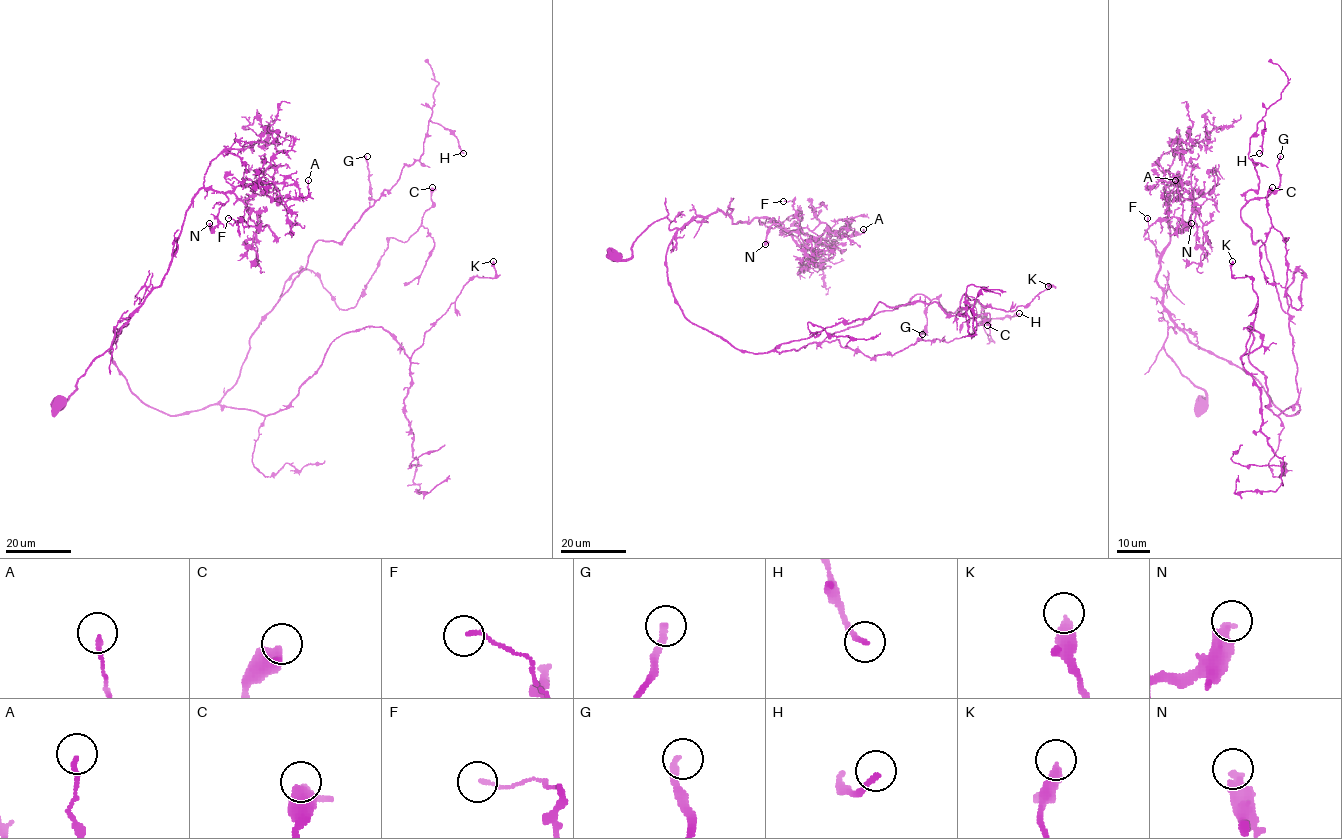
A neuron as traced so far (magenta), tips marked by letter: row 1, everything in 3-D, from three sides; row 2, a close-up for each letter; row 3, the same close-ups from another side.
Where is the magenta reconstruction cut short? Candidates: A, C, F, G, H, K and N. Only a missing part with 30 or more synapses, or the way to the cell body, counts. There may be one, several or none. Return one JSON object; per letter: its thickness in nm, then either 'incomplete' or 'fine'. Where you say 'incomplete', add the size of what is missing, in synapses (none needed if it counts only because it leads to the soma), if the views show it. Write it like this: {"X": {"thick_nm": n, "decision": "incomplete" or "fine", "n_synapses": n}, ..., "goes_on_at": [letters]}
{"A": {"thick_nm": 140, "decision": "fine"}, "C": {"thick_nm": 400, "decision": "fine"}, "F": {"thick_nm": 130, "decision": "fine"}, "G": {"thick_nm": 260, "decision": "incomplete", "n_synapses": 60}, "H": {"thick_nm": 170, "decision": "fine"}, "K": {"thick_nm": 380, "decision": "fine"}, "N": {"thick_nm": 440, "decision": "fine"}, "goes_on_at": ["G"]}

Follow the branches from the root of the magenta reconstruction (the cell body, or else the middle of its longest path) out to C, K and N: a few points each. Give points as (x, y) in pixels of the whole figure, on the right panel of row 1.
C: (1200, 406), (1170, 327), (1300, 410), (1286, 289), (1304, 273), (1297, 309), (1272, 187)
K: (1200, 406), (1170, 327), (1300, 410), (1268, 408), (1250, 327), (1262, 344), (1241, 357), (1258, 297), (1232, 261)
N: (1200, 406), (1206, 393), (1164, 347), (1176, 332), (1156, 281), (1170, 241), (1164, 188), (1170, 223), (1191, 223)

